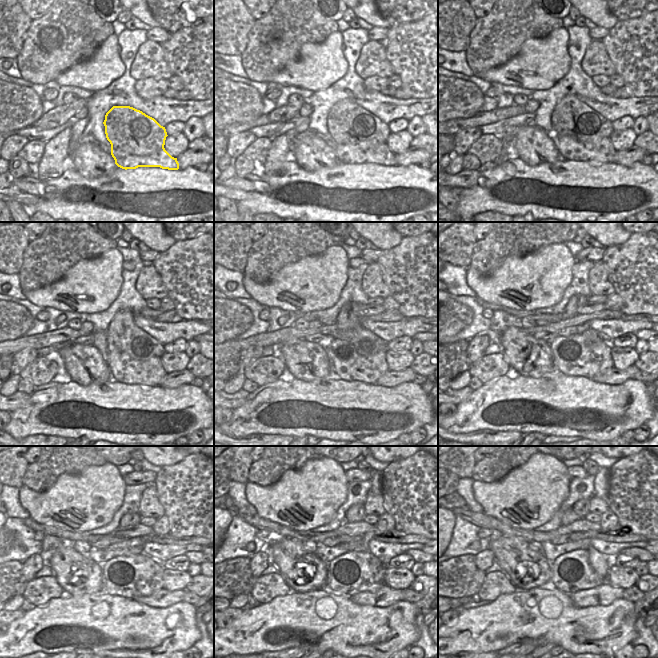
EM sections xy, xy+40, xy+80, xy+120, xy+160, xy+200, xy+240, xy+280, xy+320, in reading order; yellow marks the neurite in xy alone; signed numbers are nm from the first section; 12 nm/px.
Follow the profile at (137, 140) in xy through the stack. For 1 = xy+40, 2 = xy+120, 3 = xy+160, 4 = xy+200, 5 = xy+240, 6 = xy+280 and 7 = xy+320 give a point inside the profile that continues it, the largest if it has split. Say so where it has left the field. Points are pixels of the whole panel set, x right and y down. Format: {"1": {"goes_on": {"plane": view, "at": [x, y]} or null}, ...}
{"1": {"goes_on": {"plane": "xy+40", "at": [360, 137]}}, "2": {"goes_on": {"plane": "xy+120", "at": [135, 356]}}, "3": {"goes_on": {"plane": "xy+160", "at": [357, 354]}}, "4": {"goes_on": {"plane": "xy+200", "at": [588, 355]}}, "5": {"goes_on": {"plane": "xy+240", "at": [140, 575]}}, "6": {"goes_on": {"plane": "xy+280", "at": [353, 572]}}, "7": {"goes_on": {"plane": "xy+320", "at": [571, 572]}}}

